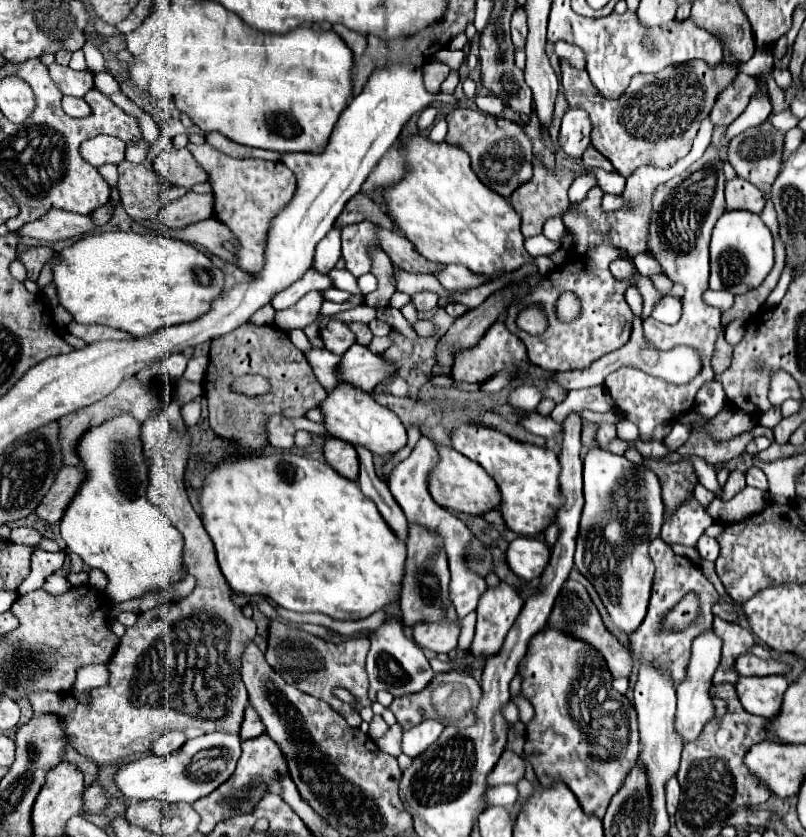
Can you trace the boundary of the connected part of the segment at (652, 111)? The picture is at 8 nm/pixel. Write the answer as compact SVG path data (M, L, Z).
M561 61L561 81L567 103L573 103L575 107L583 107L589 113L589 119L593 123L593 133L591 133L593 147L601 151L613 163L617 173L621 173L623 177L633 175L643 165L667 169L677 159L685 157L697 135L701 119L705 119L711 113L717 95L735 79L735 75L737 75L735 67L727 63L719 63L717 67L707 67L703 61L691 61L685 65L667 67L655 75L637 75L627 87L627 91L621 95L621 99L613 101L613 99L603 99L599 93L595 93L587 71L575 69L567 61Z

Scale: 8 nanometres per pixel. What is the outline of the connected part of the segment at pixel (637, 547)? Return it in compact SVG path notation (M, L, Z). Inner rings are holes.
M599 447L589 449L585 455L583 479L585 507L579 523L575 565L599 593L613 623L629 635L641 625L649 605L655 571L649 557L649 543L661 533L665 513L661 483L645 461L631 463L627 457L607 453ZM617 507L631 507L631 527L623 523Z

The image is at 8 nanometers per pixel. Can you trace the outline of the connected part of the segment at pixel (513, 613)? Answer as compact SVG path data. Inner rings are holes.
M507 583L483 593L477 607L477 631L471 643L471 653L477 659L489 659L501 651L521 607L523 599Z

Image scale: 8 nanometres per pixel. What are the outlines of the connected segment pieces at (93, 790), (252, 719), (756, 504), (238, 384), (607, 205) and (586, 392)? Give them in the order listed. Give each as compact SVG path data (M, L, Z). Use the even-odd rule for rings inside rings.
M93 781L91 785L87 785L83 789L83 811L89 813L89 815L99 815L105 811L107 807L107 797L105 797L105 789Z
M247 705L247 709L245 709L245 721L243 721L239 737L241 737L241 741L245 741L245 739L251 739L251 737L261 735L261 733L265 733L261 717L257 715L257 711L251 705Z
M745 487L743 491L739 491L731 501L727 503L719 503L719 499L715 499L707 509L707 513L721 523L735 523L741 521L745 517L751 517L755 513L761 511L761 507L765 507L769 503L769 495L763 491L757 491L755 487Z
M243 375L243 377L237 377L231 383L231 391L241 393L241 395L247 395L247 397L255 397L255 395L269 393L271 391L271 385L261 375Z
M605 195L603 197L603 209L605 211L619 211L625 207L627 207L627 201L623 195Z
M601 385L595 387L587 387L587 389L577 389L577 391L569 391L567 399L559 405L555 405L555 409L551 411L551 419L555 423L561 423L565 419L567 413L571 411L597 411L597 413L607 413L611 411L611 407L617 407L613 397L609 395L609 391Z

